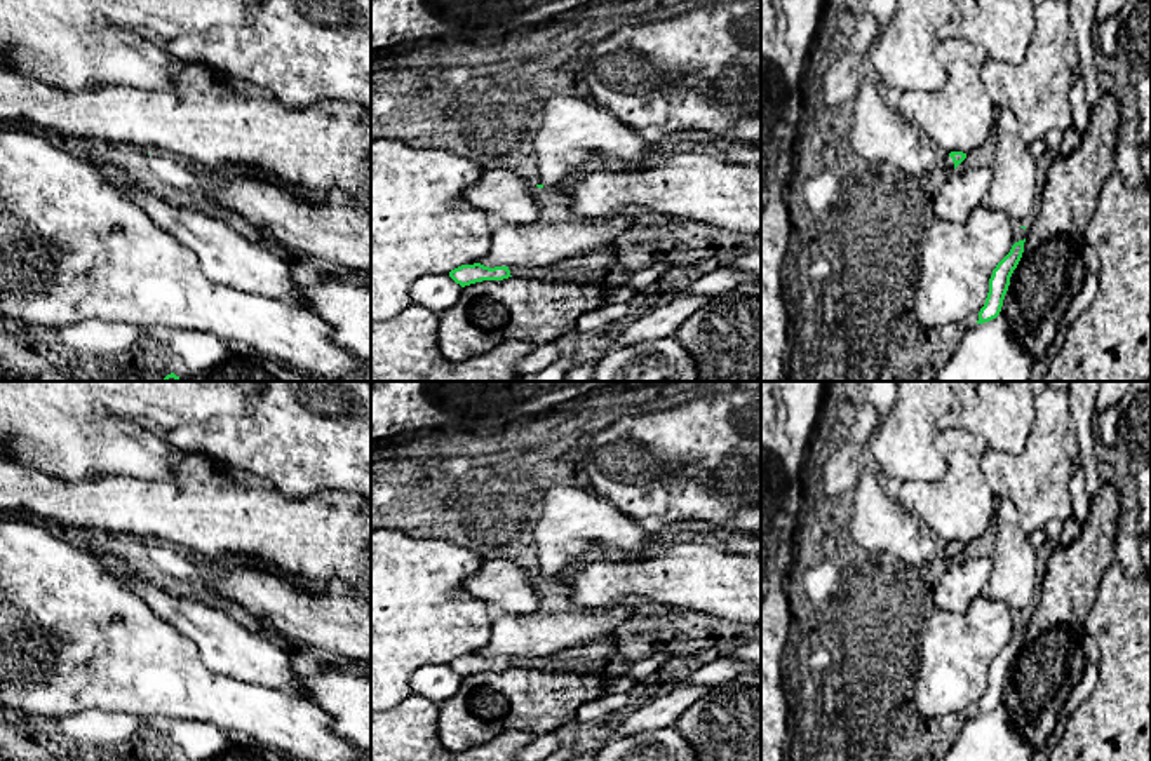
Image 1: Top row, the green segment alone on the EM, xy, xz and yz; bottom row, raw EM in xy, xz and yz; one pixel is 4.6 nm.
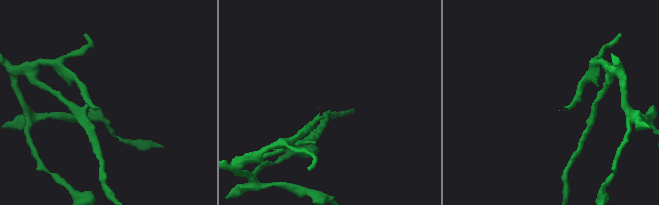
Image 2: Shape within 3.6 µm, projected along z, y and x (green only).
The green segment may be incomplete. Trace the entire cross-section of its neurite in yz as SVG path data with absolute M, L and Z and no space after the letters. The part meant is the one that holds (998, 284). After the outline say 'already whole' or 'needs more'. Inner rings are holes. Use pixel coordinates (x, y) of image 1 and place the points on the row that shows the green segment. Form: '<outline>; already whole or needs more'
M1026 239L1015 242L1010 253L993 270L993 275L989 279L989 293L987 293L984 306L979 312L977 324L989 322L1000 315L1005 294L1010 286L1010 277L1013 270L1017 268L1024 253L1024 242Z; already whole

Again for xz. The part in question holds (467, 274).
M481 263L461 265L449 272L449 277L461 287L482 282L482 280L503 280L512 277L508 266L484 266Z; already whole

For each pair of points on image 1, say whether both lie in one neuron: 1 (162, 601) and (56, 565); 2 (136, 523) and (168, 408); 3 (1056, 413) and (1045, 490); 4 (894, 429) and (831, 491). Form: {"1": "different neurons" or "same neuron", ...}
{"1": "different neurons", "2": "different neurons", "3": "same neuron", "4": "different neurons"}

